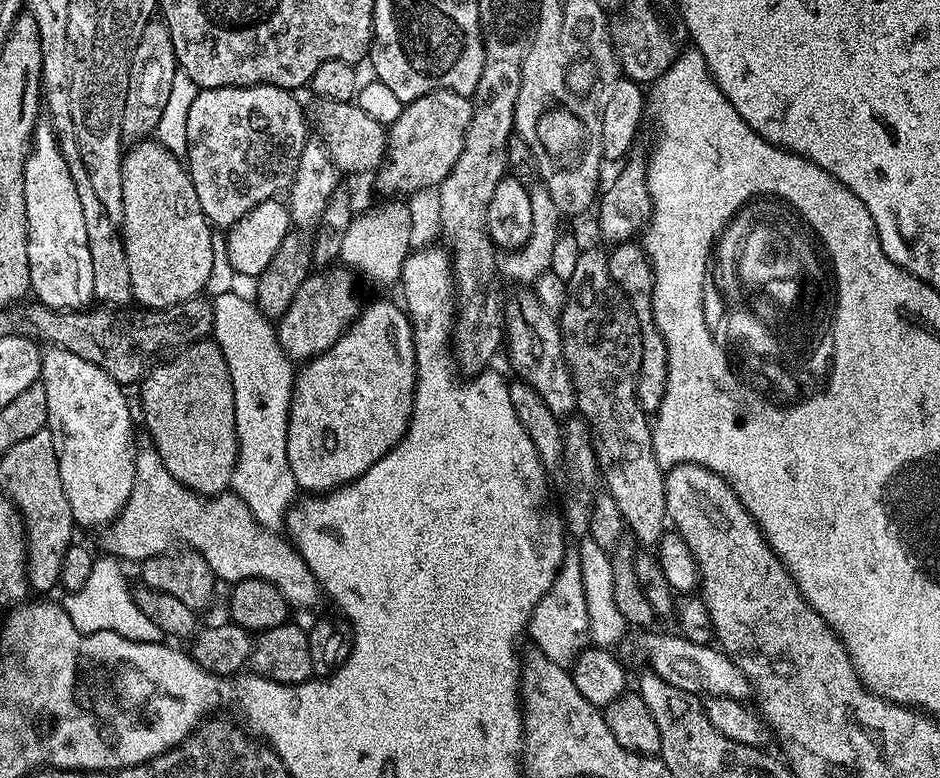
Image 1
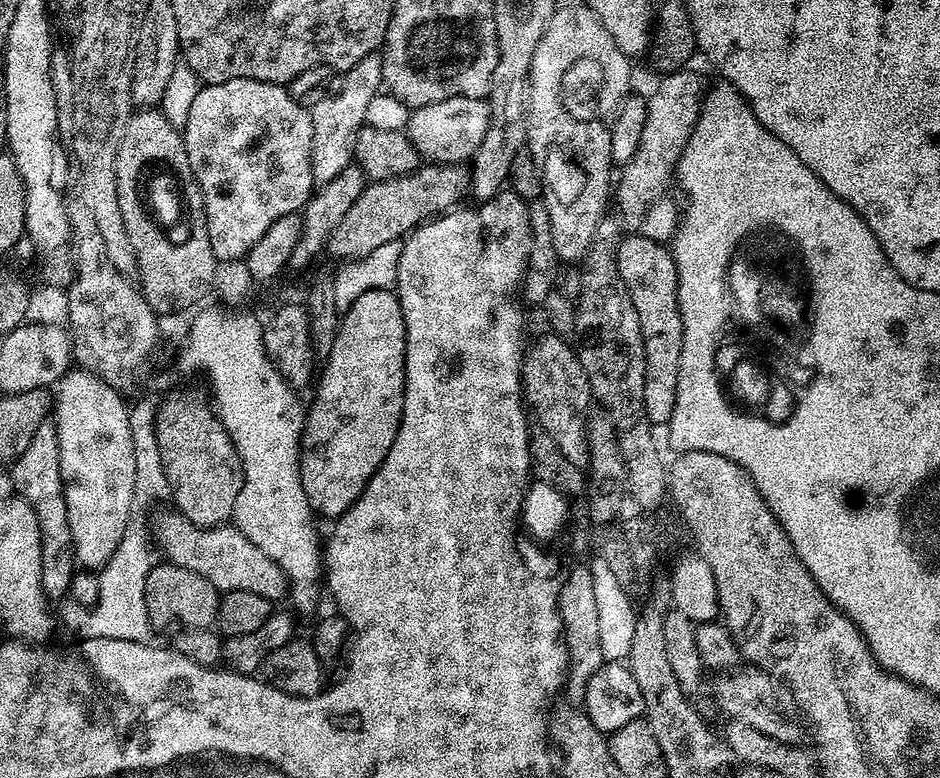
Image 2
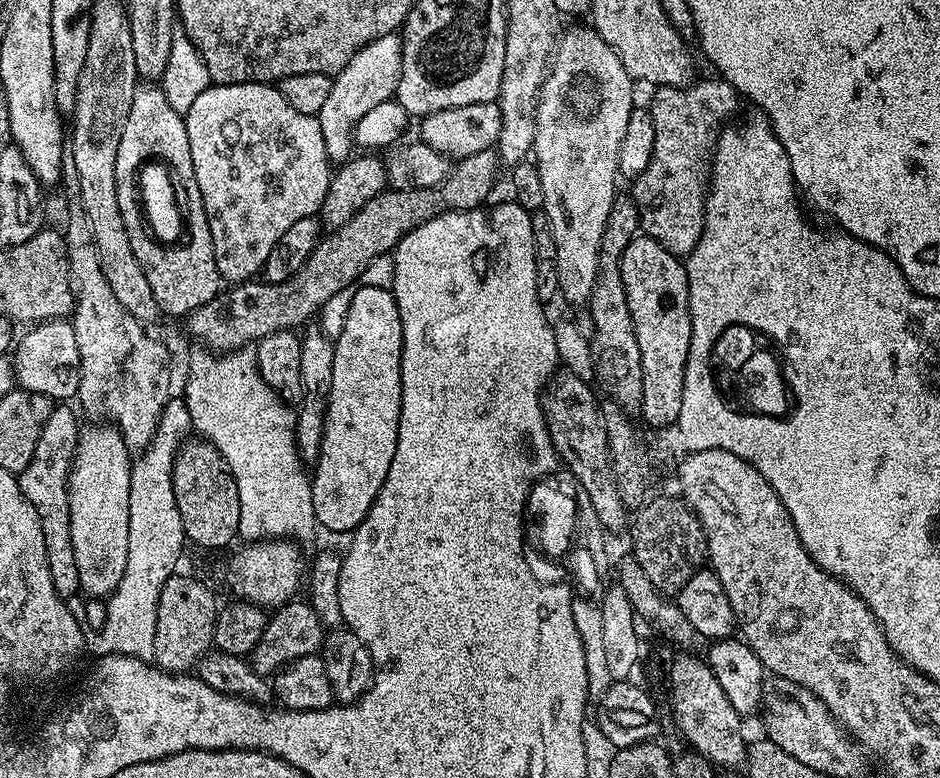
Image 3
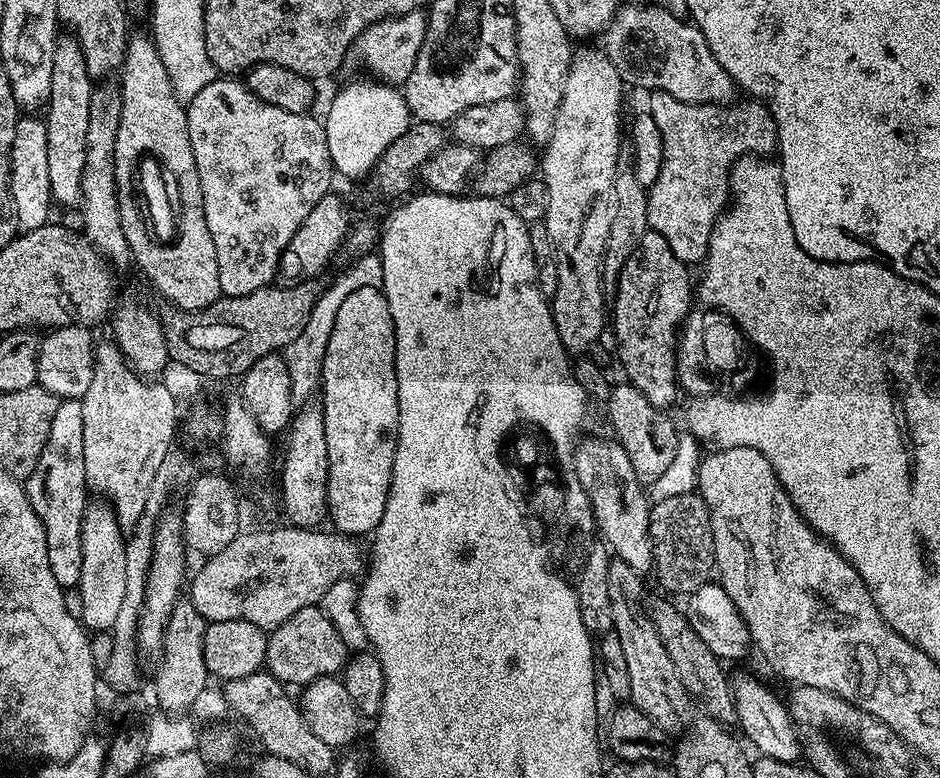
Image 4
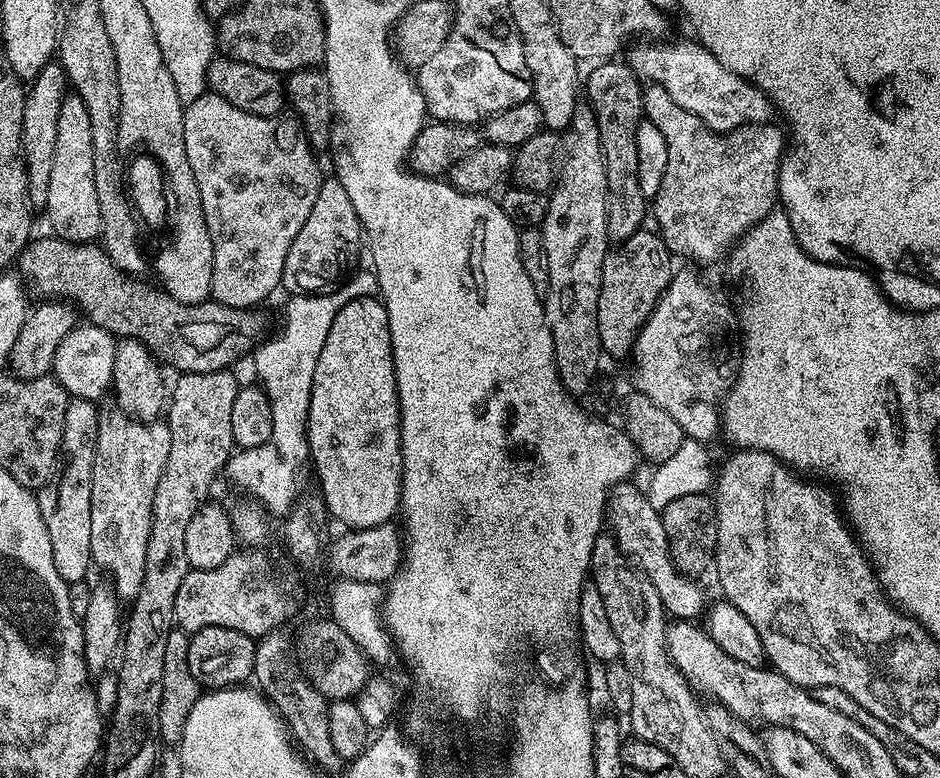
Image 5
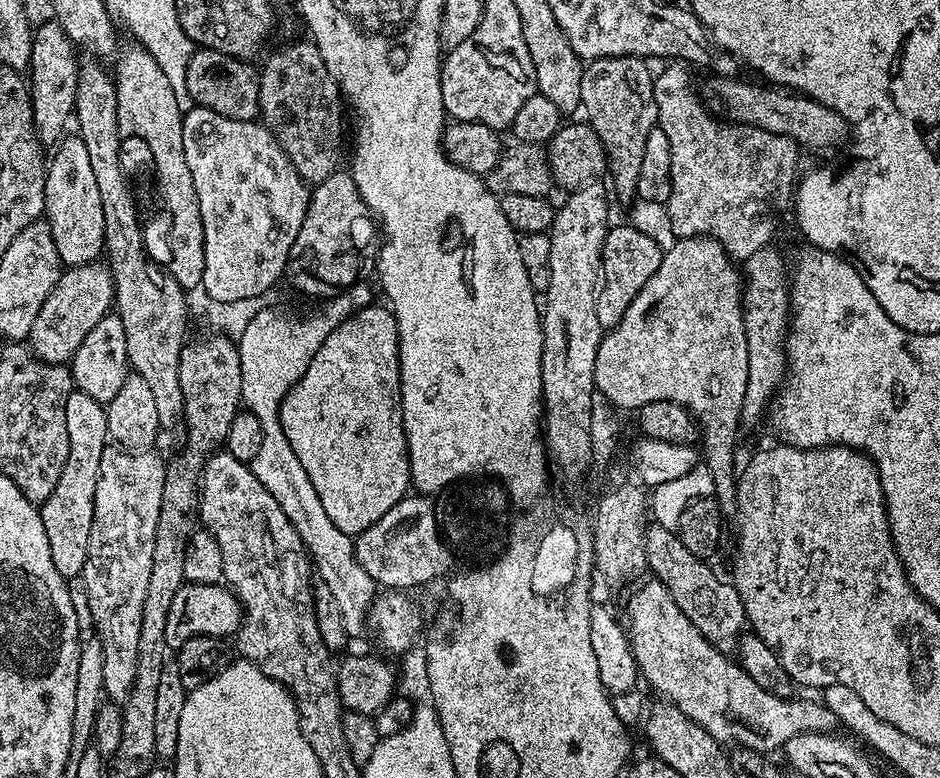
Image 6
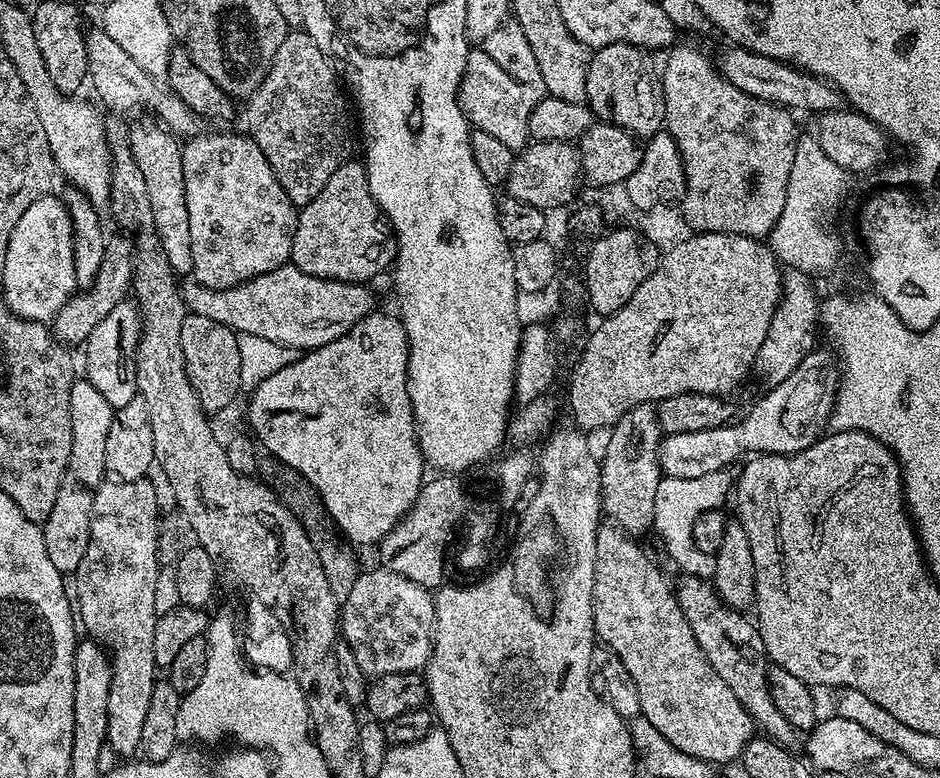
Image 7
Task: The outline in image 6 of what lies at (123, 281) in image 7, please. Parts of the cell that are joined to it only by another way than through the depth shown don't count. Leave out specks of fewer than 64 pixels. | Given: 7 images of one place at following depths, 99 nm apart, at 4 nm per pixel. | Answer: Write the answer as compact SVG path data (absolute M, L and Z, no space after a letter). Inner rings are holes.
M107 263L83 264L61 271L54 290L50 290L50 298L42 302L42 310L38 310L34 326L30 326L26 341L28 347L44 364L67 365L74 358L78 346L82 346L86 334L90 334L90 330L94 330L94 326L113 311L115 298L114 278Z

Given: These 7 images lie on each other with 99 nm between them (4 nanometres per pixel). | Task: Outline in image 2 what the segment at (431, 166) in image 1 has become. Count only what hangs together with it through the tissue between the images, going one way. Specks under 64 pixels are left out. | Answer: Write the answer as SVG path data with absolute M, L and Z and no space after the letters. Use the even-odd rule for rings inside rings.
M446 98L415 109L406 125L406 135L425 161L433 164L459 164L471 161L490 126L487 99Z

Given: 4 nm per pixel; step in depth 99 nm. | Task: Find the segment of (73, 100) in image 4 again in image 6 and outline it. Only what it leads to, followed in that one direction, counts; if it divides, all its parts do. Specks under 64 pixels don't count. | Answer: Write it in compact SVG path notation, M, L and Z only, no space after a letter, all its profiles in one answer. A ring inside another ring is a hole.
M68 134L61 139L56 152L51 153L50 163L44 174L44 215L54 238L54 246L60 255L61 265L77 268L83 264L94 264L104 252L104 231L106 218L102 218L102 198L98 198L98 181L94 179L94 169L90 167L90 150L79 134Z

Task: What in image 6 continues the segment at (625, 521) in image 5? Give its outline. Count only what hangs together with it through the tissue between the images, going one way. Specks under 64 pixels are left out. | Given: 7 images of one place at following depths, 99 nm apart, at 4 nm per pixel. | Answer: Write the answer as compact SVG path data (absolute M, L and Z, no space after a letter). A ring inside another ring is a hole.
M649 527L644 545L648 555L648 572L660 580L666 590L670 590L670 598L678 602L678 610L682 610L682 614L686 614L686 618L698 626L702 638L709 640L719 652L735 653L746 628L742 598L738 598L736 585L727 579L720 580L708 560L699 560L690 554L673 529Z

